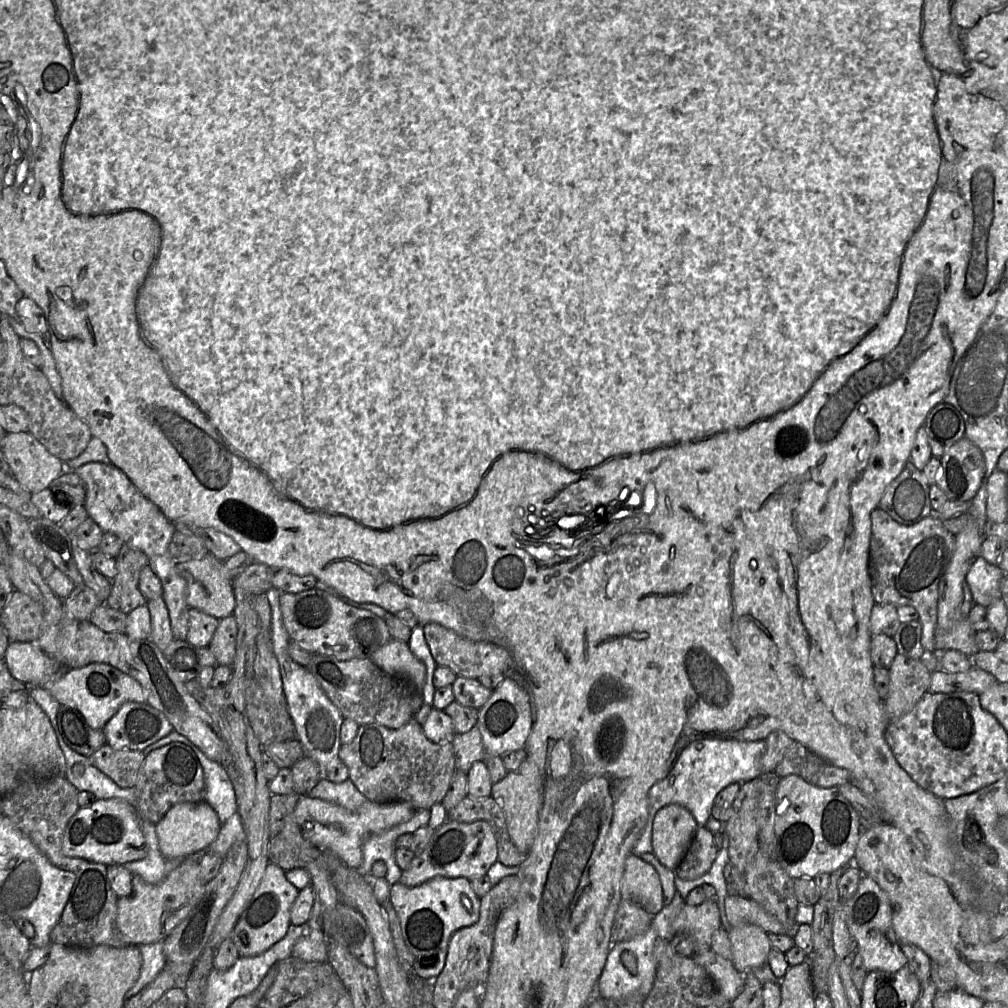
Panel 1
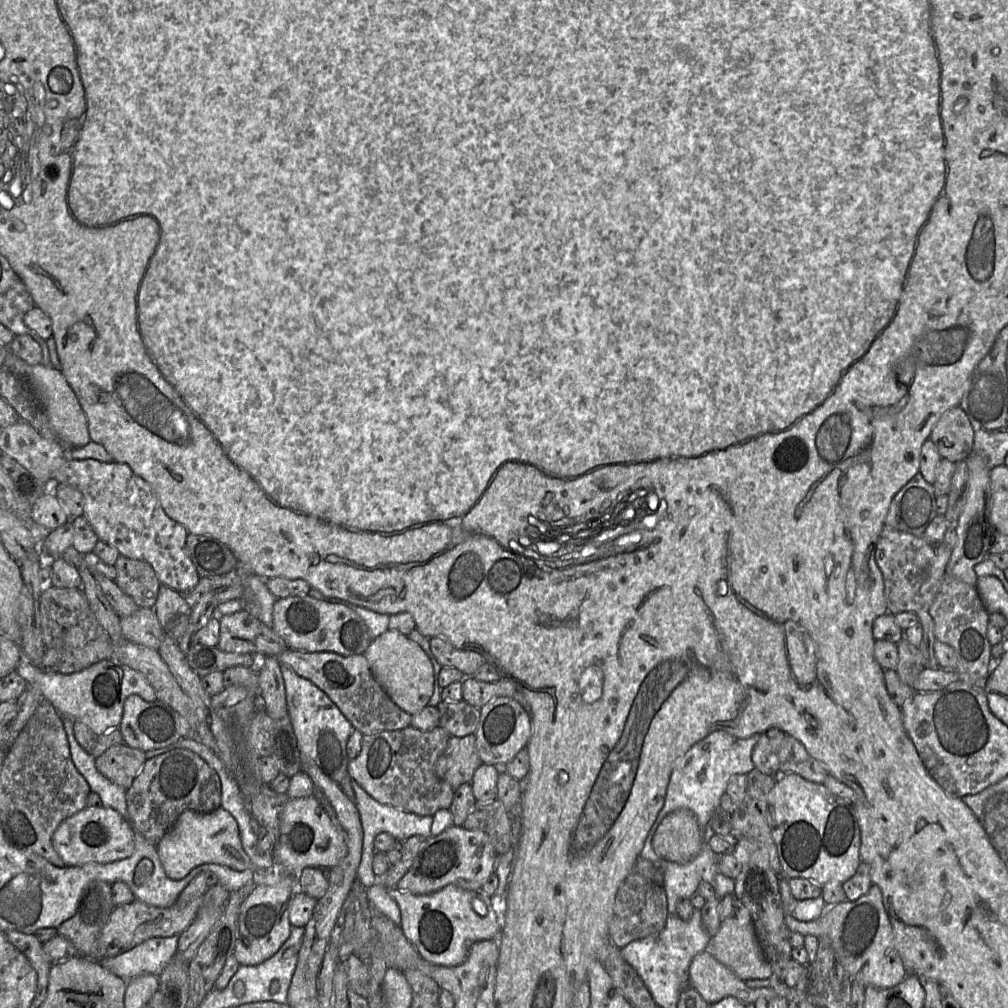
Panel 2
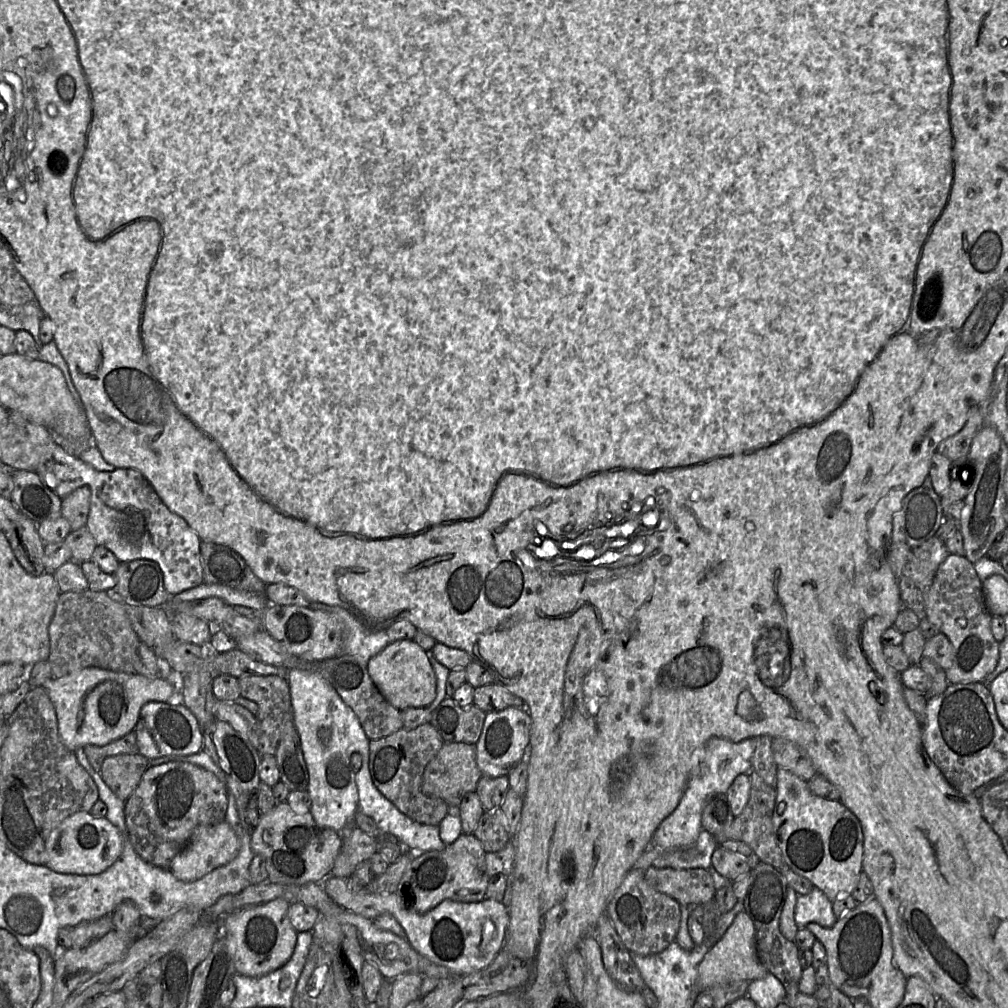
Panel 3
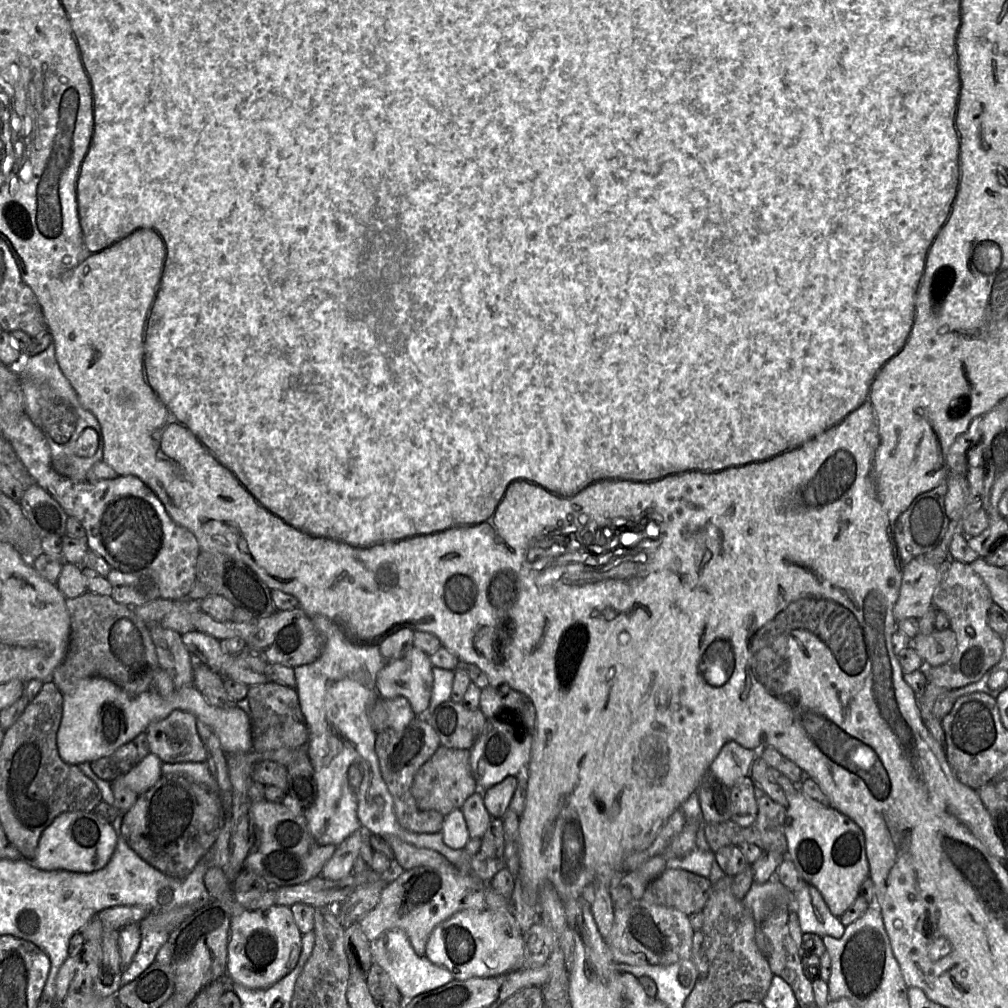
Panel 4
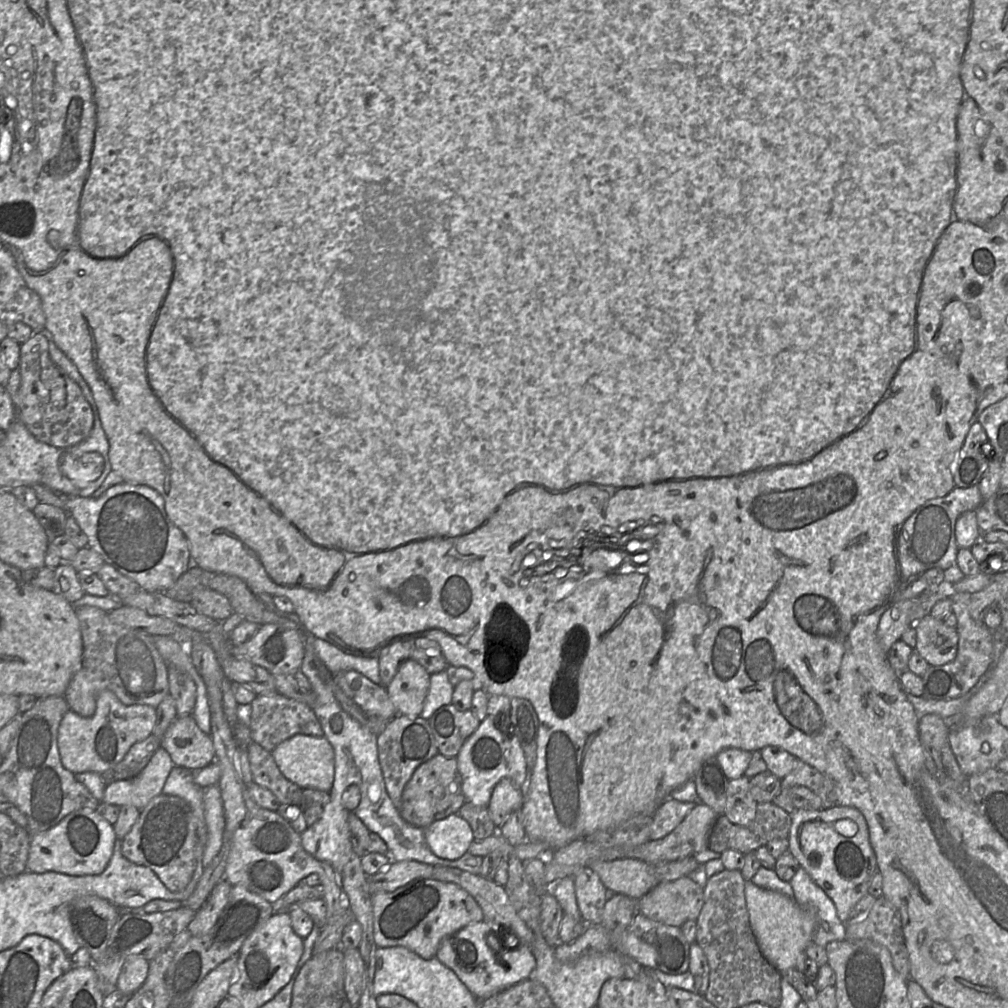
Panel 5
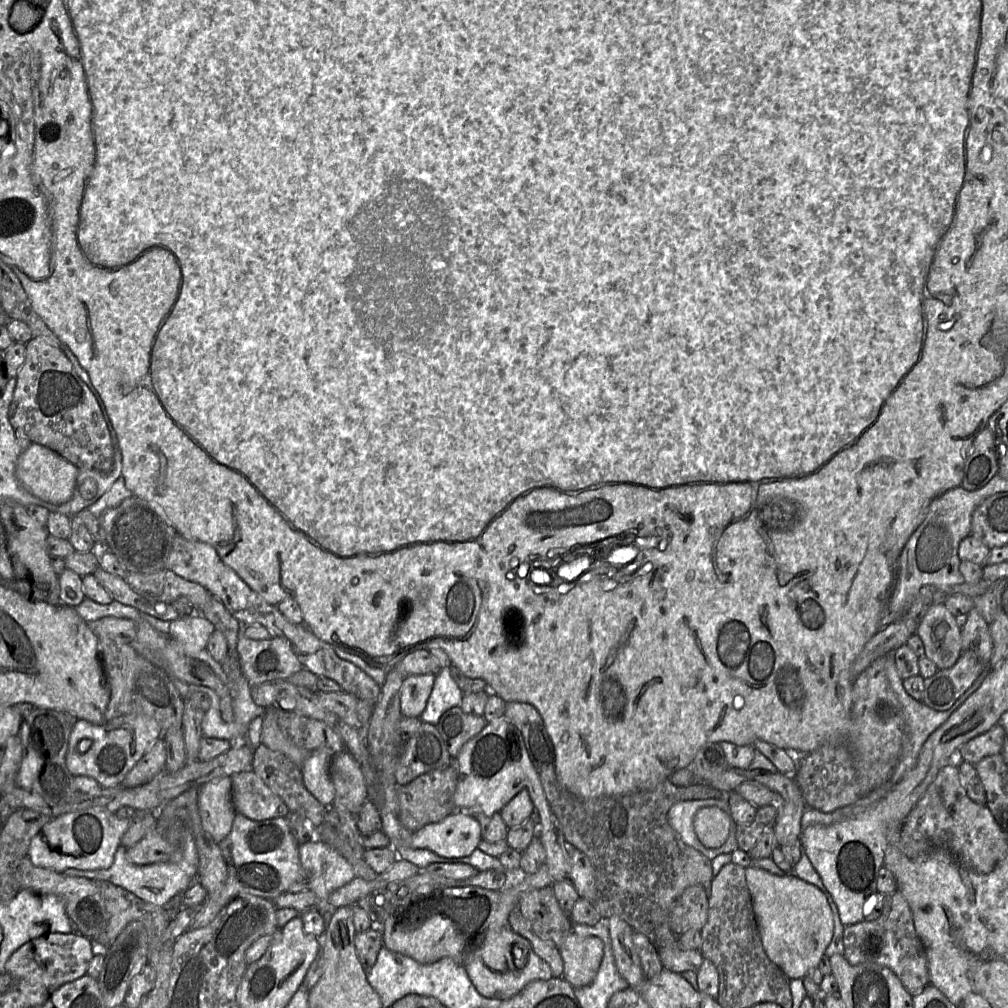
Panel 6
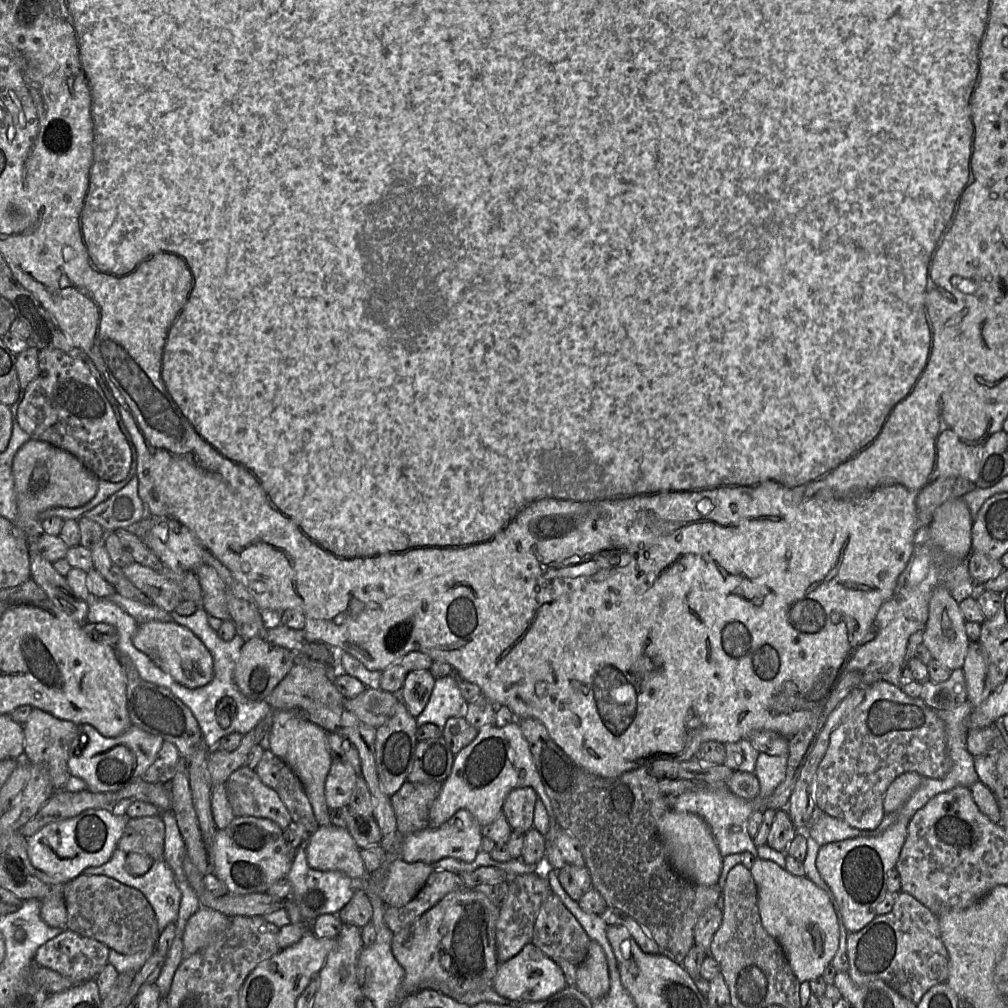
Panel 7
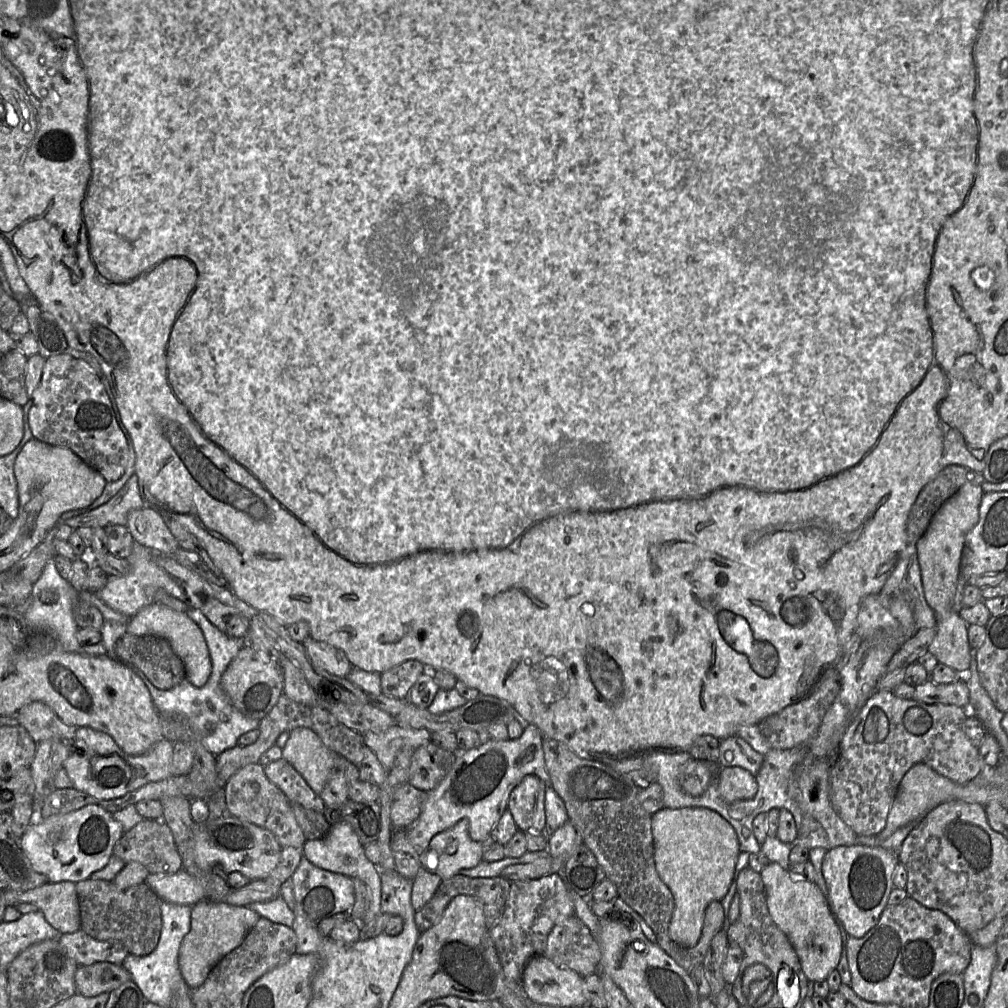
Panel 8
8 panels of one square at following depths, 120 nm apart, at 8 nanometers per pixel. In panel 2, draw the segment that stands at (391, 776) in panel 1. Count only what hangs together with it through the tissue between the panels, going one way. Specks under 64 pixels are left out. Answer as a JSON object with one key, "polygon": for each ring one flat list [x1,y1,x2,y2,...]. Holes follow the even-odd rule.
{"polygon":[[408,726,401,730,363,735,361,752,356,758,349,760,348,773,381,804,421,816,433,816,441,809,449,809,454,796,454,790,450,784,441,780,434,771,434,765,445,751,450,737,448,732,439,726,431,731,422,731]]}

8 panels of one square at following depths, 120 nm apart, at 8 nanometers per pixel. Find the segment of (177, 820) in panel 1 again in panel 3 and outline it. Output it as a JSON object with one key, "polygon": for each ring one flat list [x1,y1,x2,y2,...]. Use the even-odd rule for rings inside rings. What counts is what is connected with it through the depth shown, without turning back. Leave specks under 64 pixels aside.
{"polygon":[[225,820,214,825,199,826,186,847,172,859,168,870,180,881,194,881,231,862,238,855,239,849,240,840]]}

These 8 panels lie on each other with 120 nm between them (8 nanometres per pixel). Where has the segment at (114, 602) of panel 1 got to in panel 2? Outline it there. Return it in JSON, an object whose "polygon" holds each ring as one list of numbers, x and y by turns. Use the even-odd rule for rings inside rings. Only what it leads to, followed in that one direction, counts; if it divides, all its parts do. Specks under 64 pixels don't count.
{"polygon":[[119,556,116,564,115,583,139,607,153,610,161,583,152,566,142,560]]}

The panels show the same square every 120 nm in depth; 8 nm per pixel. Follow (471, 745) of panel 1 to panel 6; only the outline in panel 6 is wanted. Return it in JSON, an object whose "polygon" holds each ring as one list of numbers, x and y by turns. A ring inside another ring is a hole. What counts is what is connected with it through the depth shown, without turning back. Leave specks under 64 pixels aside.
{"polygon":[[454,759,452,764,442,770,433,770,419,775,411,782,397,787,397,815,400,823,414,832,426,824,438,822,456,811,453,795,457,784]]}

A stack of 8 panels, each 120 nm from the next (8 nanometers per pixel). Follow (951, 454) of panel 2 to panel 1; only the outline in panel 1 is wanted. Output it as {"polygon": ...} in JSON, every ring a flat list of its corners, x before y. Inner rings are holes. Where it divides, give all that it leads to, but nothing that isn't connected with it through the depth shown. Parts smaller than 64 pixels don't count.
{"polygon":[[939,403,927,414,923,424,932,456,940,459,955,442,965,437,965,422,960,412,949,403]]}

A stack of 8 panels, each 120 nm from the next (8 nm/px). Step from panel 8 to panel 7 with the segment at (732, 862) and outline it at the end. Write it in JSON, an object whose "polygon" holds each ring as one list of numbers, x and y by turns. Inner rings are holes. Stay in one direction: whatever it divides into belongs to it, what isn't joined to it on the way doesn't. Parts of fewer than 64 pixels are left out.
{"polygon":[[671,808,660,818,658,829,670,863,680,875,701,885,718,884,723,856,711,828,701,816,691,812,678,812]]}

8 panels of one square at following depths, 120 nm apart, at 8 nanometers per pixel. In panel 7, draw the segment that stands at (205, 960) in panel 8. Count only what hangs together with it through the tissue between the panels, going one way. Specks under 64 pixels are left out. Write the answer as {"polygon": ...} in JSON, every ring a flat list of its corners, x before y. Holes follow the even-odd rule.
{"polygon":[[200,907,188,920,183,935,184,958,205,948,211,940,224,931,230,923,230,917,223,913]]}

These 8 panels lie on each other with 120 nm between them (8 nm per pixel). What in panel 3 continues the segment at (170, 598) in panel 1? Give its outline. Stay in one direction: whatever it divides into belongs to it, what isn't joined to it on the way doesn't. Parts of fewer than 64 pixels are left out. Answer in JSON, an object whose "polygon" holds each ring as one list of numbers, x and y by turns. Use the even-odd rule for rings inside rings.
{"polygon":[[51,443,50,447,50,453,44,455,44,461,37,467,36,473,61,499,79,487,89,489,90,507,86,527,97,546,108,549,120,563,140,559,157,563,162,573,164,588,169,595,176,595,203,583,199,536,181,516,173,513,162,502,152,485,138,470,116,468,112,471,98,471,56,443]]}

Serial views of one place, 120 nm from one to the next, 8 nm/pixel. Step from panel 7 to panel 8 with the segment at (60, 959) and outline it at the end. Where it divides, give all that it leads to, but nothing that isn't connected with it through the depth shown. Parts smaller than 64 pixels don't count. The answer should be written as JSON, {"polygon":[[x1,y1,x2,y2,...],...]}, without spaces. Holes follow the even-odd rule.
{"polygon":[[82,930,62,934,58,941,79,967,99,962,122,965,124,959,129,955,122,944,96,940]]}

